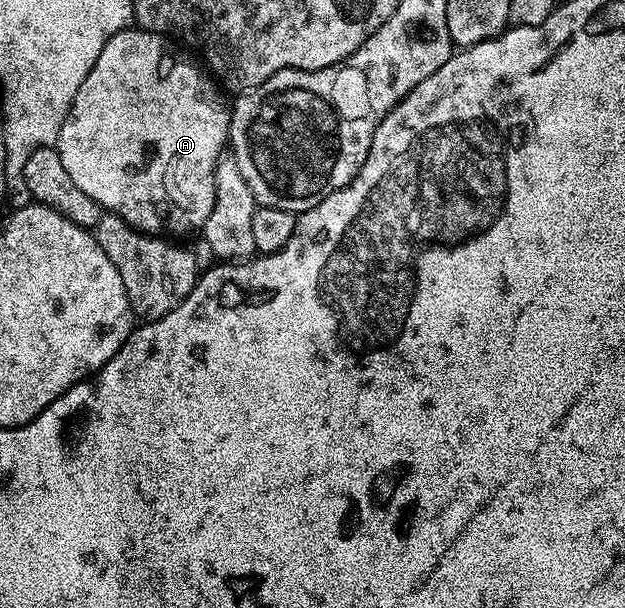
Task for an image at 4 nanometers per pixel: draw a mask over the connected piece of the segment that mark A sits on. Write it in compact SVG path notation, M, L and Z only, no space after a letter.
M135 25L114 33L114 37L110 37L110 41L106 41L102 53L98 53L98 61L94 61L94 69L90 69L90 73L86 73L86 81L82 81L82 85L62 121L62 129L58 133L58 141L55 146L58 157L62 157L62 165L65 167L66 173L70 173L70 181L74 181L74 185L78 185L78 189L82 189L82 193L86 193L86 197L94 197L96 204L105 212L122 217L122 221L126 221L137 231L157 237L180 237L176 235L188 235L191 231L199 232L203 228L205 221L214 209L214 193L216 192L214 177L216 176L216 166L219 165L222 158L220 150L223 147L225 150L226 144L229 142L229 100L226 101L220 96L221 88L218 86L217 80L199 62L196 64L191 63L188 59L183 59L171 45L173 46L165 36L156 35L153 31L141 31Z

